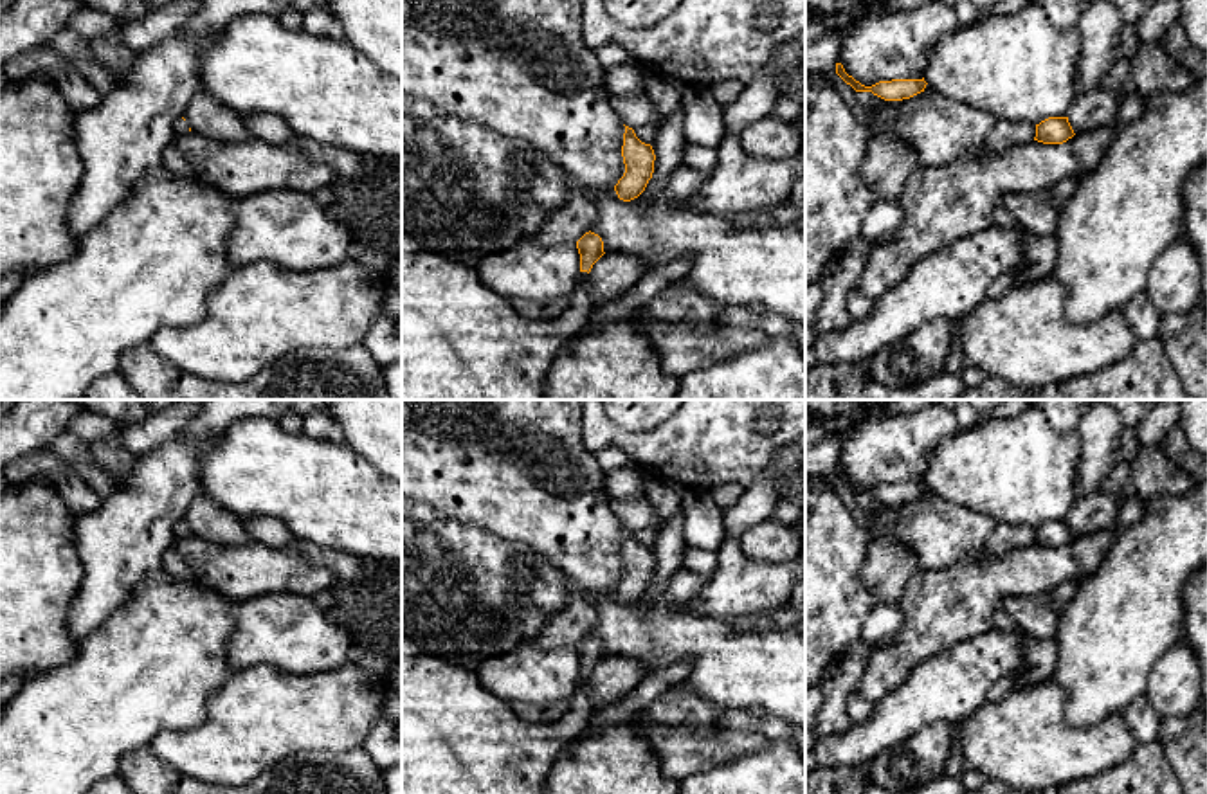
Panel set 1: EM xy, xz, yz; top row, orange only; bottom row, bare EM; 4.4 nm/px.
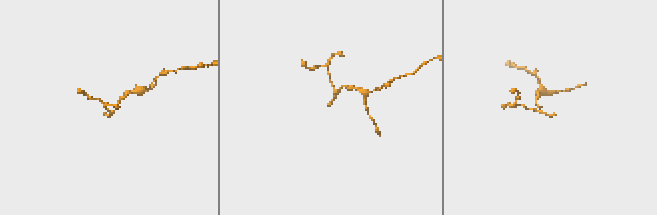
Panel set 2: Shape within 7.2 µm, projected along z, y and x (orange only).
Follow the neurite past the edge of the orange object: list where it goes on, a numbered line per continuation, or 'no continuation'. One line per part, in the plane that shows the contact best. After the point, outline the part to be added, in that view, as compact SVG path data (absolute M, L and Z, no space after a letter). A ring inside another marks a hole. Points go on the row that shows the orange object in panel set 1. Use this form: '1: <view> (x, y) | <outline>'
1: xz (460, 339) | M402 232L402 400L544 400L544 378L564 342L585 328L593 304L580 272L567 310L553 320L521 317L510 299L488 288L476 266L418 247Z

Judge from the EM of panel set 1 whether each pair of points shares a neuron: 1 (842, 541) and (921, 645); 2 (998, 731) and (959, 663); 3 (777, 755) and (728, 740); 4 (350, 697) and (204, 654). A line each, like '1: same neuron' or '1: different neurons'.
1: different neurons
2: different neurons
3: different neurons
4: different neurons

